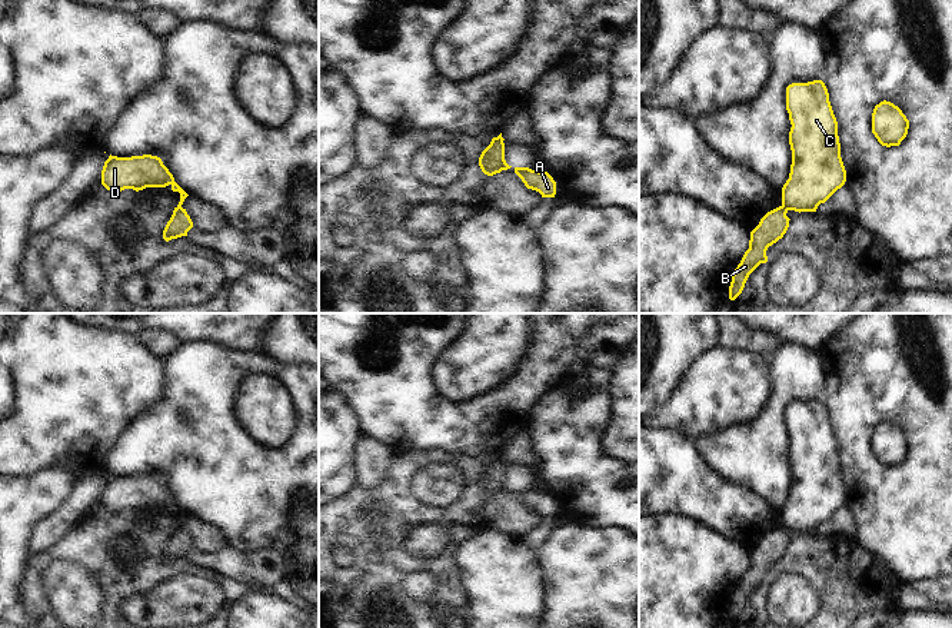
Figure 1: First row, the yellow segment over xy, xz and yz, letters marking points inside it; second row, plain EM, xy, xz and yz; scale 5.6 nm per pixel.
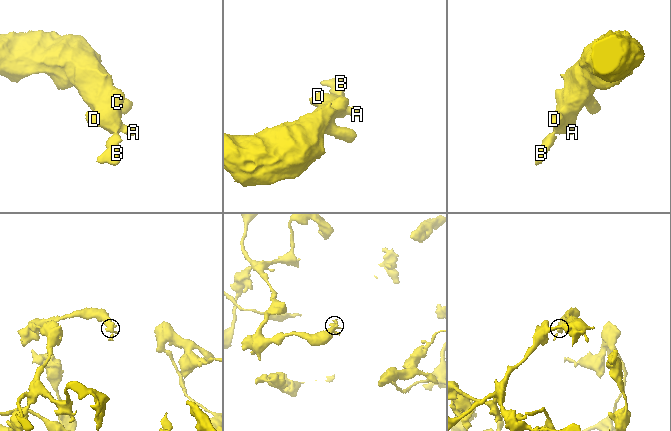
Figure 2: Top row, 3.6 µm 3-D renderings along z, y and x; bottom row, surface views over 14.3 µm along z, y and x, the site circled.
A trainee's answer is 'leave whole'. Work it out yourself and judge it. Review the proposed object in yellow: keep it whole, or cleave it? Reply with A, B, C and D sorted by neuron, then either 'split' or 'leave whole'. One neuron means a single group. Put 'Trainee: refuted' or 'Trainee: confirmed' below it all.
A C D / B; split
Trainee: refuted

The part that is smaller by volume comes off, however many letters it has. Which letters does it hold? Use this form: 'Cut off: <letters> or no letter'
Cut off: B

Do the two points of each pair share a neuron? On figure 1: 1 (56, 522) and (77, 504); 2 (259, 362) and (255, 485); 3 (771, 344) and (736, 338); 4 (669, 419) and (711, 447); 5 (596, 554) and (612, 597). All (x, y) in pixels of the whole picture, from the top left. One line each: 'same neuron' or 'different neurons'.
1: same neuron
2: same neuron
3: same neuron
4: different neurons
5: same neuron

